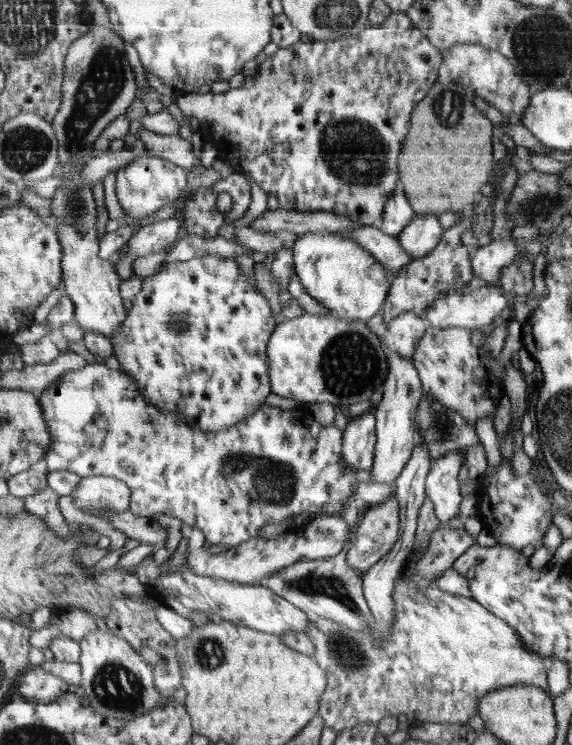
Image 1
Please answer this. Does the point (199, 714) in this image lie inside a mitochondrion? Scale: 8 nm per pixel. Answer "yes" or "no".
no

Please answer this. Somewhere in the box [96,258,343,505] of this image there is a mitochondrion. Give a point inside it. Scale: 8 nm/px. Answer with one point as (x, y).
(173, 325)

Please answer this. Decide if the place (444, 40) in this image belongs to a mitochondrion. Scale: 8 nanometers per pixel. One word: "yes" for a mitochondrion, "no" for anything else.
no

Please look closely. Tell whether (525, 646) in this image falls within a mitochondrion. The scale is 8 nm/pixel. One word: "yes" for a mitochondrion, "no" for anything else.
no

